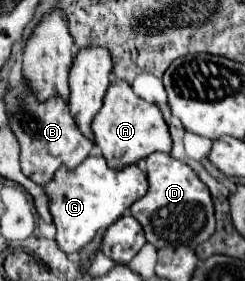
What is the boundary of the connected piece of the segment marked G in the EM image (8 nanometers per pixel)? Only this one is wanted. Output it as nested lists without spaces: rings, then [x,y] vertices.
[[[90,155],[74,171],[62,167],[56,177],[48,185],[44,185],[44,189],[50,197],[50,213],[58,229],[58,249],[62,249],[64,253],[78,253],[84,245],[92,241],[92,237],[100,229],[106,229],[110,223],[120,219],[134,201],[144,197],[144,193],[148,191],[148,179],[146,173],[140,171],[136,165],[110,169],[104,157]]]

